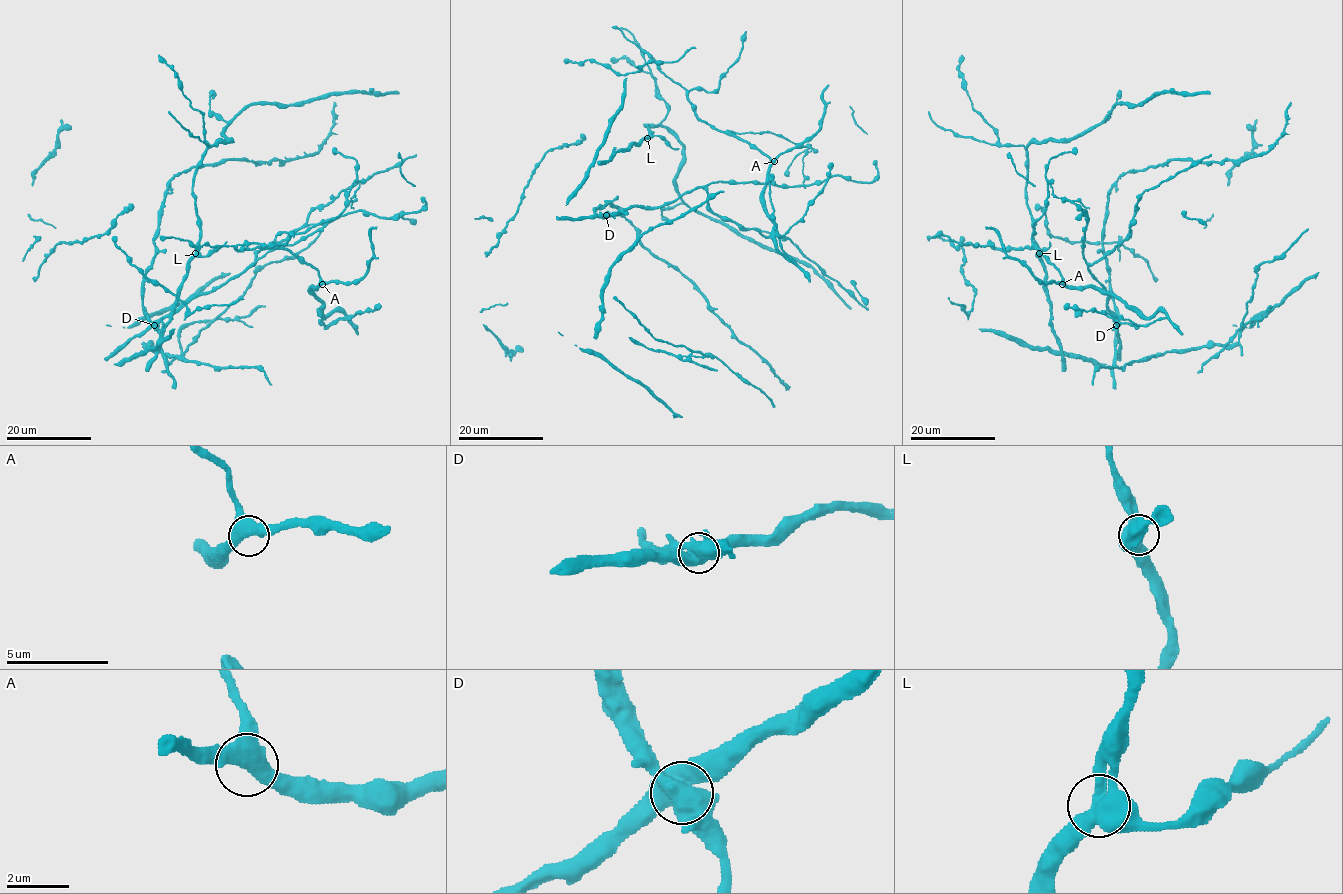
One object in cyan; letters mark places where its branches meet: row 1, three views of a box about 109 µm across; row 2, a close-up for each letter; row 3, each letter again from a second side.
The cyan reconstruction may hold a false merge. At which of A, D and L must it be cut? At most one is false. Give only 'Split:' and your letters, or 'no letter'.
Split: no letter

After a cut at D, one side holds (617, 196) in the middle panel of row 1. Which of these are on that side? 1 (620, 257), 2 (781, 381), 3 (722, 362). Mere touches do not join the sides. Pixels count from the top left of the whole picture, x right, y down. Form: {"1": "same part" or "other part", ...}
{"1": "other part", "2": "same part", "3": "other part"}

